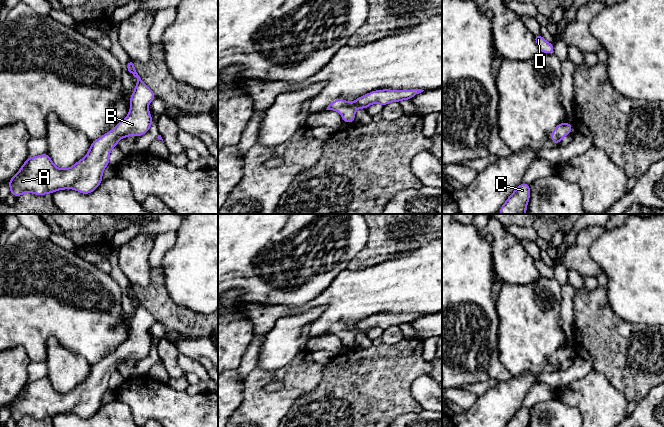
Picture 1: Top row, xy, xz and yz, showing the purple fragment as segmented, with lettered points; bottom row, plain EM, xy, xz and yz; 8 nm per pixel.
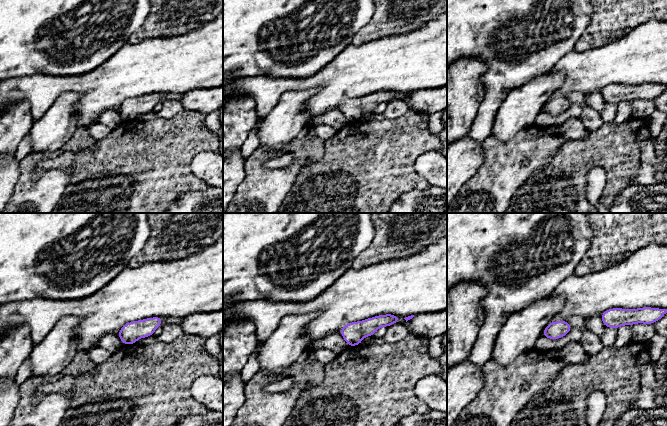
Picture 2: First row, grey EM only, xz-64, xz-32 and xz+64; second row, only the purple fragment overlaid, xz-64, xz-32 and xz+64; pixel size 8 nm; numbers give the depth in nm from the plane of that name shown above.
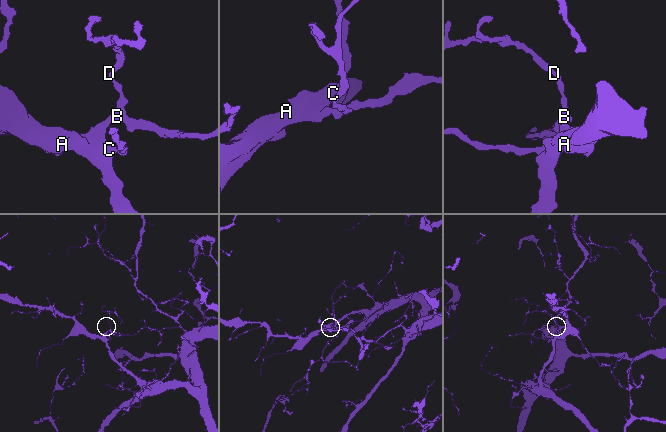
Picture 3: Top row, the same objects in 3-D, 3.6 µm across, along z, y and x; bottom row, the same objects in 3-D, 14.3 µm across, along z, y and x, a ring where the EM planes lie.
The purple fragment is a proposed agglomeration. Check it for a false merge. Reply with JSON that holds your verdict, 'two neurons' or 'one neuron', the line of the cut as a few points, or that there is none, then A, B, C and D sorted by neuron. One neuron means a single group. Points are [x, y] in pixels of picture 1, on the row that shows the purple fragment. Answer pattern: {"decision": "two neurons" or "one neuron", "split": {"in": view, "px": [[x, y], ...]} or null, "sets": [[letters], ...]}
{"decision": "one neuron", "split": null, "sets": [["A", "B", "C", "D"]]}

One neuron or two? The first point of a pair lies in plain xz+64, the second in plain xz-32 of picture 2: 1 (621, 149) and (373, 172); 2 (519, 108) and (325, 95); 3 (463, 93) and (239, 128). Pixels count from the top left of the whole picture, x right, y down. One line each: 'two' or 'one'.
1: one
2: two
3: one

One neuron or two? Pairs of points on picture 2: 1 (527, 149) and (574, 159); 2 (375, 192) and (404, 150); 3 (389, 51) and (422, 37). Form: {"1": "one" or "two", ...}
{"1": "two", "2": "one", "3": "one"}

